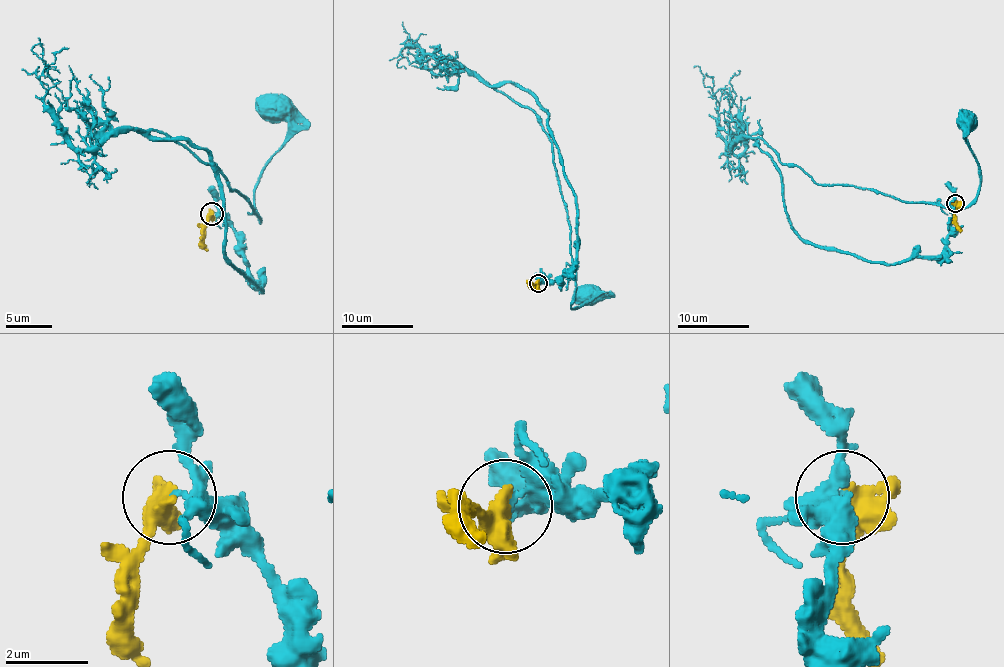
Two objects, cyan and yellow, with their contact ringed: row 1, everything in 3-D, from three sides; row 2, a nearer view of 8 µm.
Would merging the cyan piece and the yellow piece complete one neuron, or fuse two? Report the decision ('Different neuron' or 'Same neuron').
Same neuron

